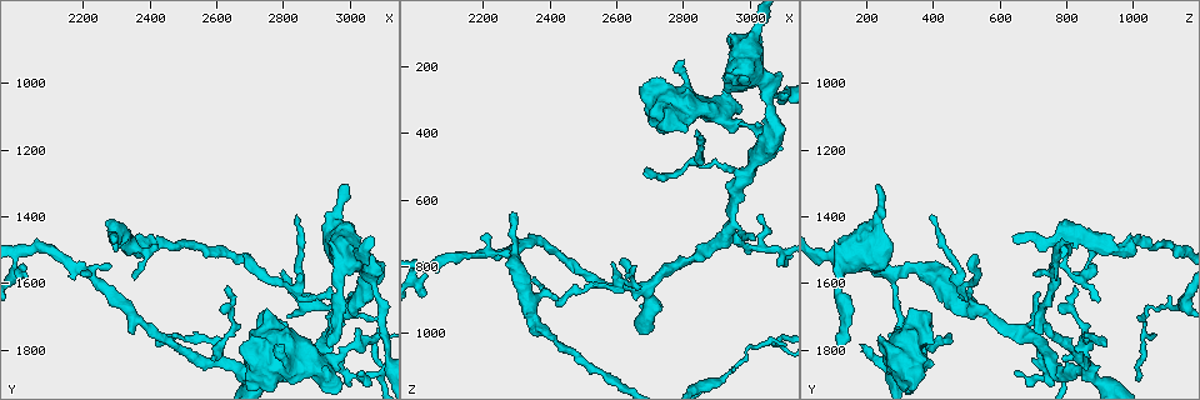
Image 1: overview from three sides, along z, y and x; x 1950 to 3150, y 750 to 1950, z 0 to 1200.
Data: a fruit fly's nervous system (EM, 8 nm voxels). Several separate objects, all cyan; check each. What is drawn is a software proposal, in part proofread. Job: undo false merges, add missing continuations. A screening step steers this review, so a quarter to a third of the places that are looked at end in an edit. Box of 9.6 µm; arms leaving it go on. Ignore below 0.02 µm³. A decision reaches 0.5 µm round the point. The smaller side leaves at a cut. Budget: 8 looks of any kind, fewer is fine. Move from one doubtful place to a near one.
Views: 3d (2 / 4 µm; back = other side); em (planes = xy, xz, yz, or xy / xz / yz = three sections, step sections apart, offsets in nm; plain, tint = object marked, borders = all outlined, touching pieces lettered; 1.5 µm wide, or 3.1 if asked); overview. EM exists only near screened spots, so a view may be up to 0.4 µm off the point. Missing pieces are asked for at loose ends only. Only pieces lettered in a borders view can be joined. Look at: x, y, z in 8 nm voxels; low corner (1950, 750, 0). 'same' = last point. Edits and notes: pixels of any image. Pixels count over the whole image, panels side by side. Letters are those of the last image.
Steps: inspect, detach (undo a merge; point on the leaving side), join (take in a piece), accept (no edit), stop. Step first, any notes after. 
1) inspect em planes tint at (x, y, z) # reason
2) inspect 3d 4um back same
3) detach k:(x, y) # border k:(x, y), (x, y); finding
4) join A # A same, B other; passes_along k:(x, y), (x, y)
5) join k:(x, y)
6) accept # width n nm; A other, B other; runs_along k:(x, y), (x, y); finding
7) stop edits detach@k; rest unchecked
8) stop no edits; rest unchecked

inspect 3d 2um at (2350, 1590, 830) # an open end

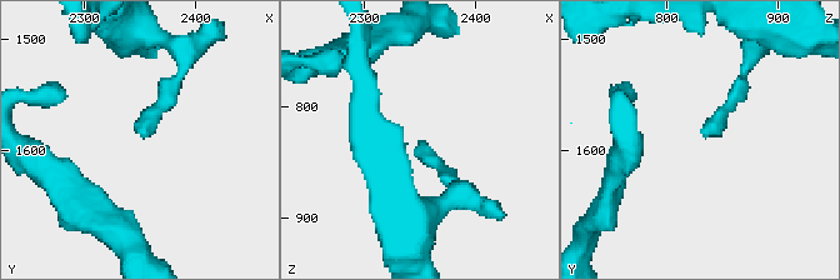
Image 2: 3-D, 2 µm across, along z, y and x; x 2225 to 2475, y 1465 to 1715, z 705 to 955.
inspect em planes borders at (2348, 1578, 832) # now the EM

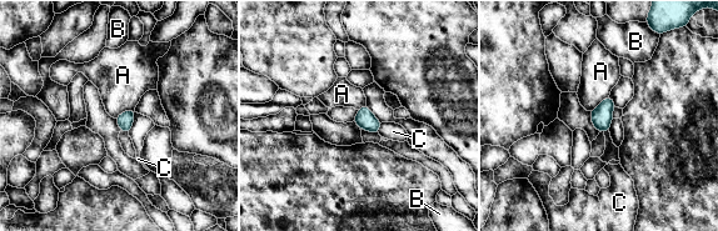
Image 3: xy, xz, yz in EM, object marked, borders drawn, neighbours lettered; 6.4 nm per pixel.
accept # width 100 nm; A other, B other, C other; border 3:(134, 109), (128, 109), (114, 117); no lettered piece goes on from it

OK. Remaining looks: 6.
inspect 3d 2um at (3040, 1860, 650)

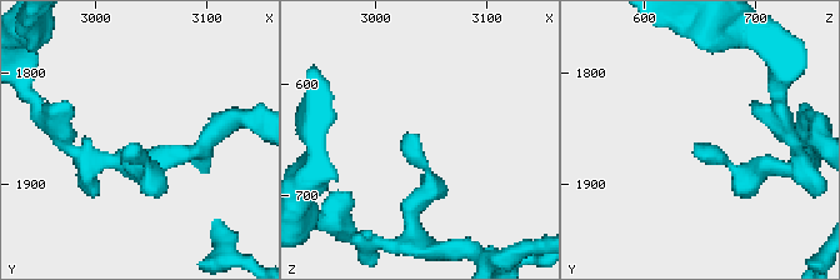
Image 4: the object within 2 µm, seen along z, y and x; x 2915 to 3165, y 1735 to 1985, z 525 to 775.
inspect em yz step 8 borders at (3034, 1864, 644) # shape alone is not enough

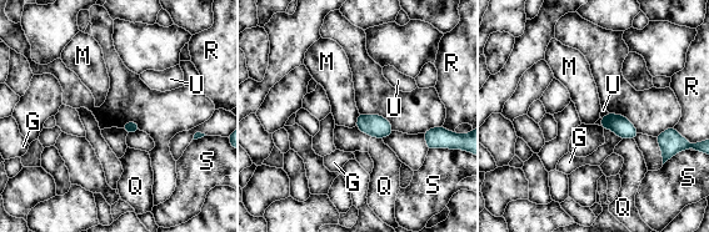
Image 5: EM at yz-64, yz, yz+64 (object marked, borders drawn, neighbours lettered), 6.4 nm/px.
accept # longest_contact G 140 nm; G other, M other, Q other, R other, S other, U other; no lettered piece goes on from it

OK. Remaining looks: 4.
inspect 3d 4um at (2790, 1780, 190)

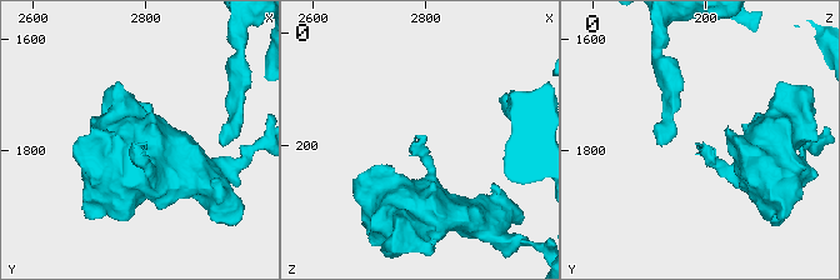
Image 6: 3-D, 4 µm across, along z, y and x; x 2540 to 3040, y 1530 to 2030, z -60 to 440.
inspect em xz step 4 tint at (2785, 1785, 185) # shape alone is not enough

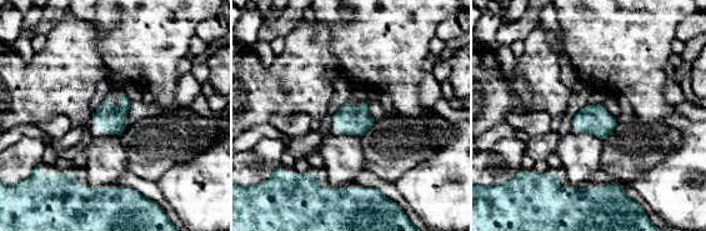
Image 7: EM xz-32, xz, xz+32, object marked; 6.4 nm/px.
inspect em planes borders same

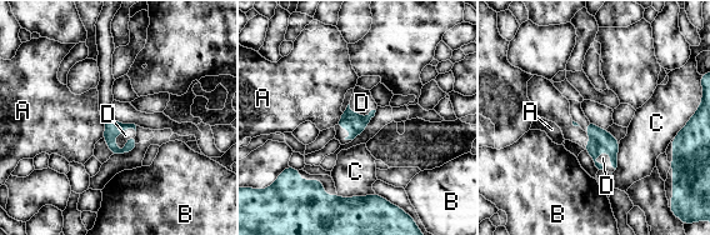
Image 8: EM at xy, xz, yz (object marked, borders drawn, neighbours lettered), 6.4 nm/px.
join D # A other, B other, C other, D same; passes_along 8:(113, 128), (118, 134), (125, 135); it goes on there

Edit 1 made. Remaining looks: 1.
stop edits join@8; rest unchecked

